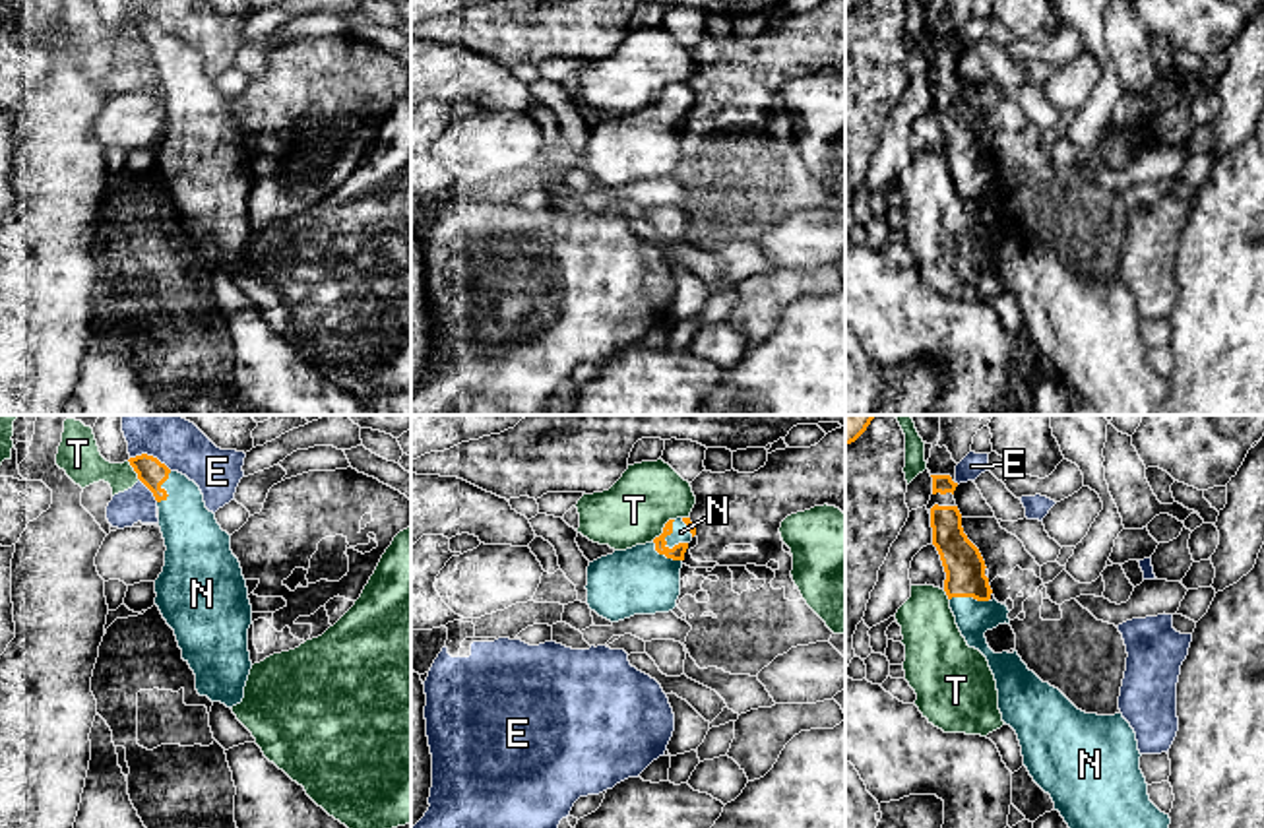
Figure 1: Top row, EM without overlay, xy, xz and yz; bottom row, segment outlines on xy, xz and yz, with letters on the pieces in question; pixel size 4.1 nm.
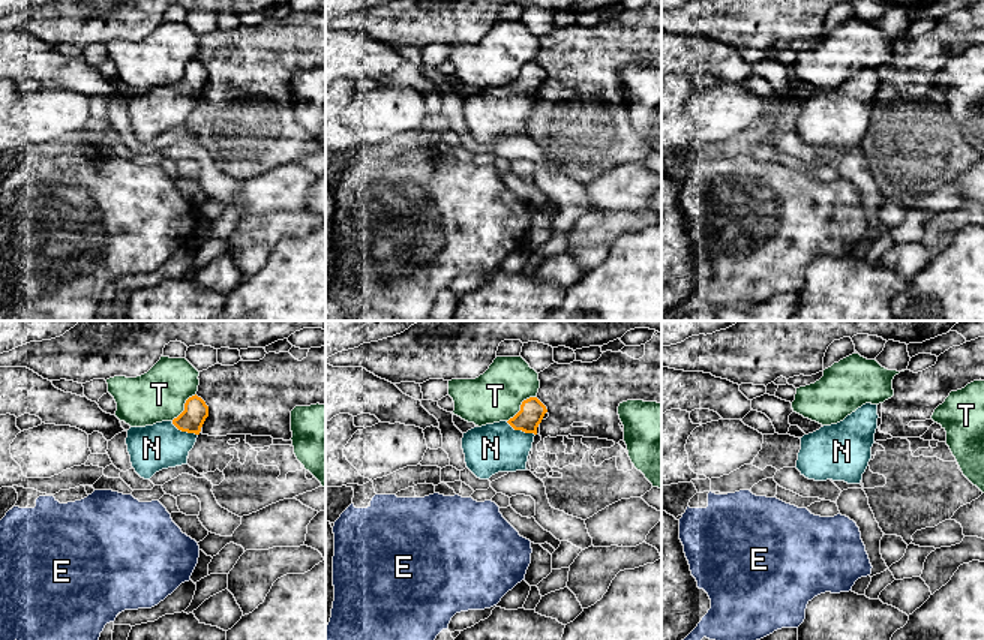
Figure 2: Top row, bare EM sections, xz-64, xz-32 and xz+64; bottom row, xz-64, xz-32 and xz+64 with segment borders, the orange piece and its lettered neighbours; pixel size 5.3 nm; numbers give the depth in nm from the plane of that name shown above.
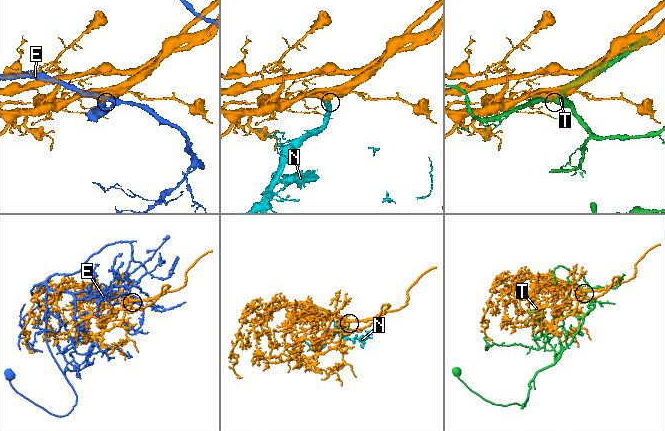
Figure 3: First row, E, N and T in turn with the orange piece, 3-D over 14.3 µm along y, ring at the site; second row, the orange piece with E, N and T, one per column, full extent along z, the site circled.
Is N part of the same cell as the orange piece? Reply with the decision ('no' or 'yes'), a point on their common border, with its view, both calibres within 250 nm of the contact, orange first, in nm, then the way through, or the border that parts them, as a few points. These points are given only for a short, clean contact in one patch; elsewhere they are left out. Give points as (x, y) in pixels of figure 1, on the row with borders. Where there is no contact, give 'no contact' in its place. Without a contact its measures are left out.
yes; contact xz (667, 534); calibres 60 and 80 nm

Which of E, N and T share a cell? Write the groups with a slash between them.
E / N / T

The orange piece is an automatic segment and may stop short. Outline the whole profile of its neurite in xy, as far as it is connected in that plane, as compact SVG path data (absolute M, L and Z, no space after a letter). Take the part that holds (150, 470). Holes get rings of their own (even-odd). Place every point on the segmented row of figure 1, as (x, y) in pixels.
M147 454L128 462L157 500L167 547L155 605L174 630L198 694L233 708L242 702L252 669L252 605L231 535L186 475Z

